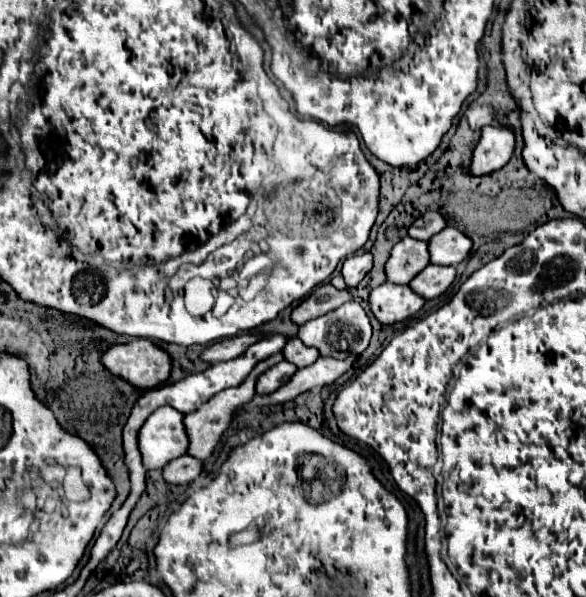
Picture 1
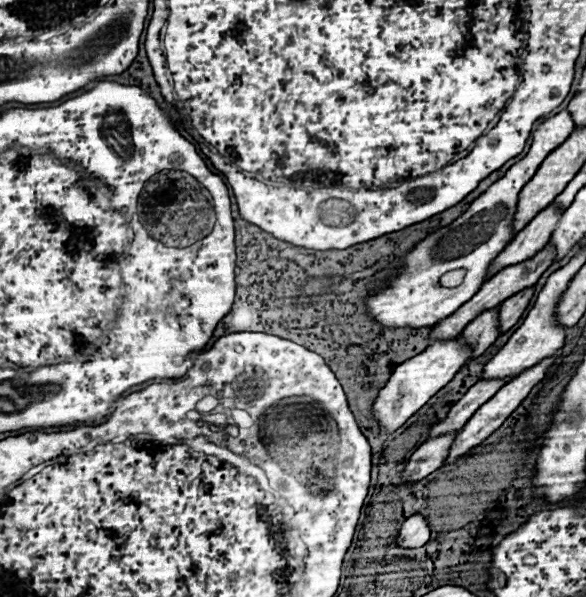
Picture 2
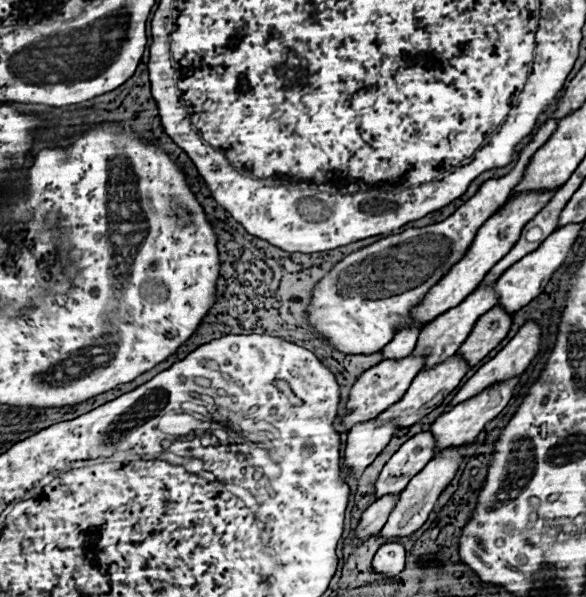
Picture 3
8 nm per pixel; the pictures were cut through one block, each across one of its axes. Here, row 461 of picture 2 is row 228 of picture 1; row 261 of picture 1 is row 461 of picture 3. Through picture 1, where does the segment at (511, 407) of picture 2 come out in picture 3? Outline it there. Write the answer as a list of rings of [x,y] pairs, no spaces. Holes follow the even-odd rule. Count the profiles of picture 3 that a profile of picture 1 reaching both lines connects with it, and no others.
[[[468,446],[442,450],[434,460],[430,460],[430,462],[426,464],[426,468],[424,468],[422,472],[418,472],[418,474],[408,482],[408,486],[406,486],[406,488],[402,490],[402,494],[400,494],[400,500],[398,500],[396,508],[392,510],[392,514],[390,514],[390,518],[388,518],[388,522],[386,522],[384,528],[380,530],[380,536],[384,536],[384,538],[410,536],[412,532],[416,532],[416,530],[426,522],[426,518],[428,518],[428,514],[432,512],[432,508],[434,508],[434,504],[436,504],[440,492],[452,482],[452,478],[456,476],[456,472],[458,472],[458,468],[460,468],[460,462],[466,458],[466,448],[468,448]]]

